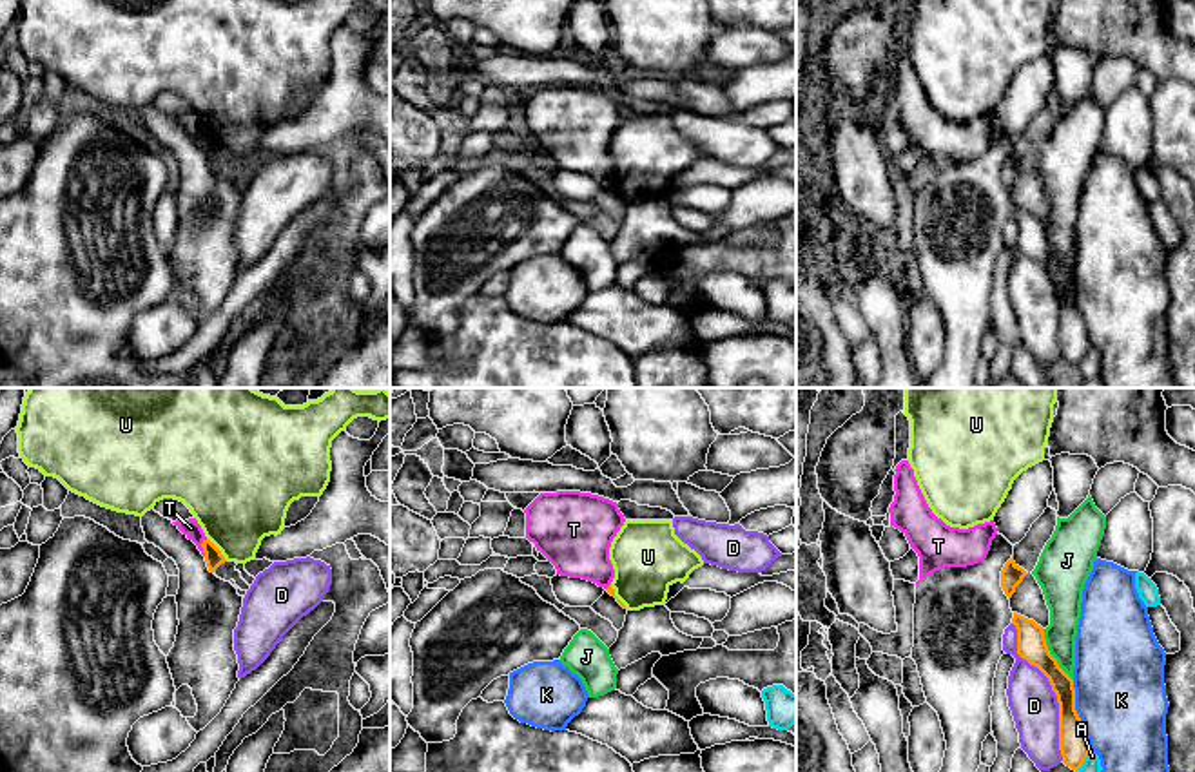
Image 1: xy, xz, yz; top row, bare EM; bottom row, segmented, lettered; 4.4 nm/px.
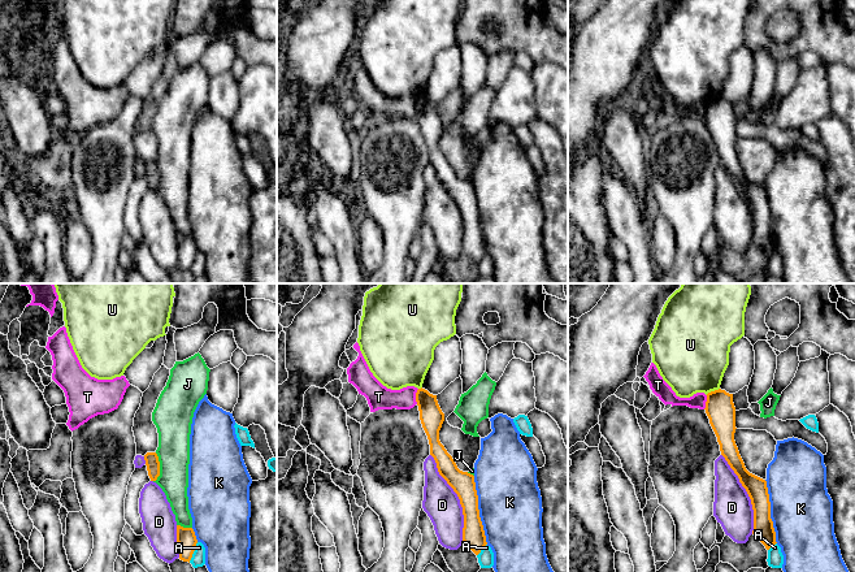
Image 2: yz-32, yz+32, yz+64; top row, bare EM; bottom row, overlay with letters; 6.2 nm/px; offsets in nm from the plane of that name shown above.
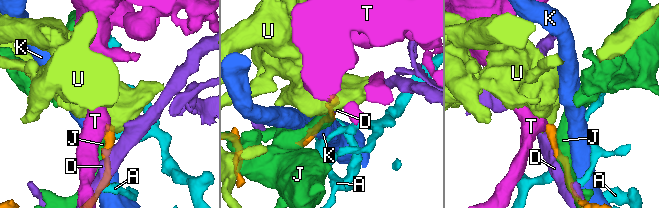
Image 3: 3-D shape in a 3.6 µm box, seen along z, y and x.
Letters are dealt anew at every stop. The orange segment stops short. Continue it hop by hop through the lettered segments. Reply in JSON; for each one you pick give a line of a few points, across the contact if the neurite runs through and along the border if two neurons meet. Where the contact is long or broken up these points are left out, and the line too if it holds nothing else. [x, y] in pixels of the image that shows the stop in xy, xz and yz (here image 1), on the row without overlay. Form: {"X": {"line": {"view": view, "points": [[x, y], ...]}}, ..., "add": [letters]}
{"add": []}

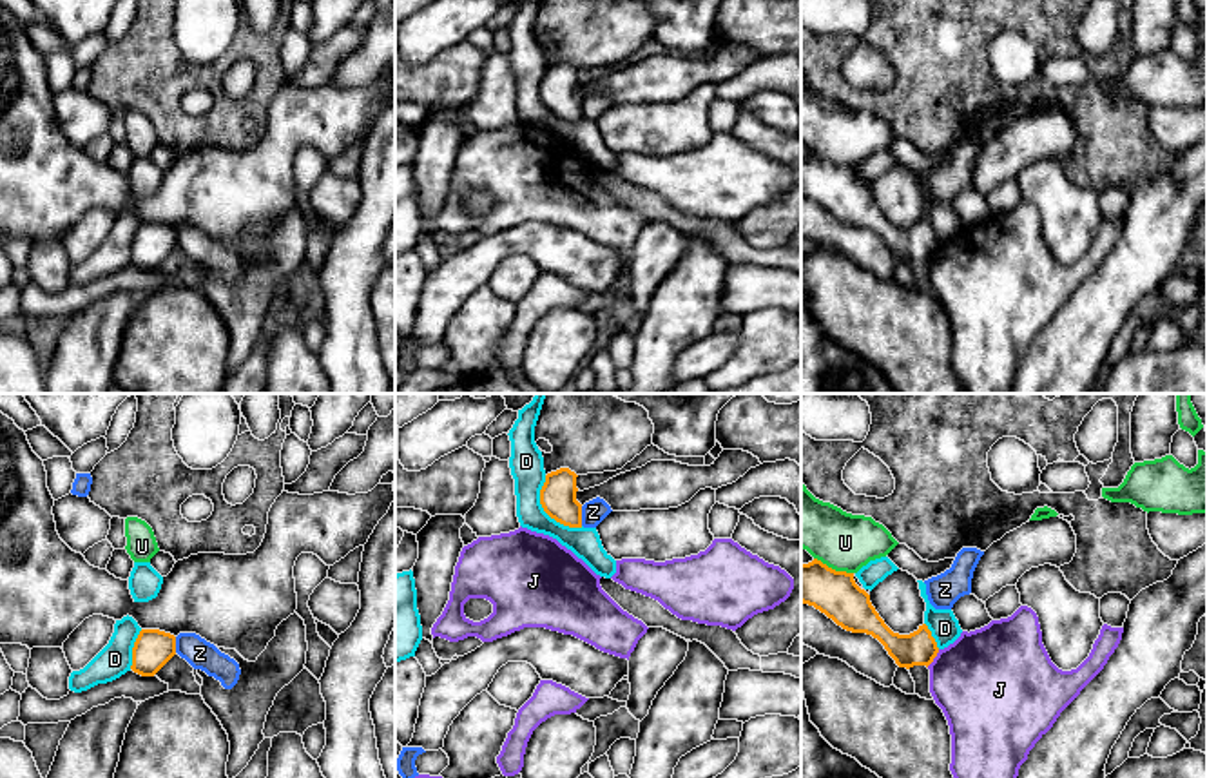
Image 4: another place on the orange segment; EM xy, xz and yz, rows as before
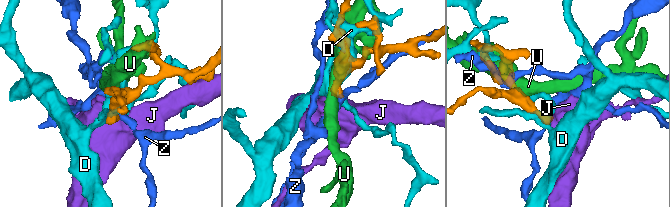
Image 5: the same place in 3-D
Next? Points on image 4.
{"add": []}

